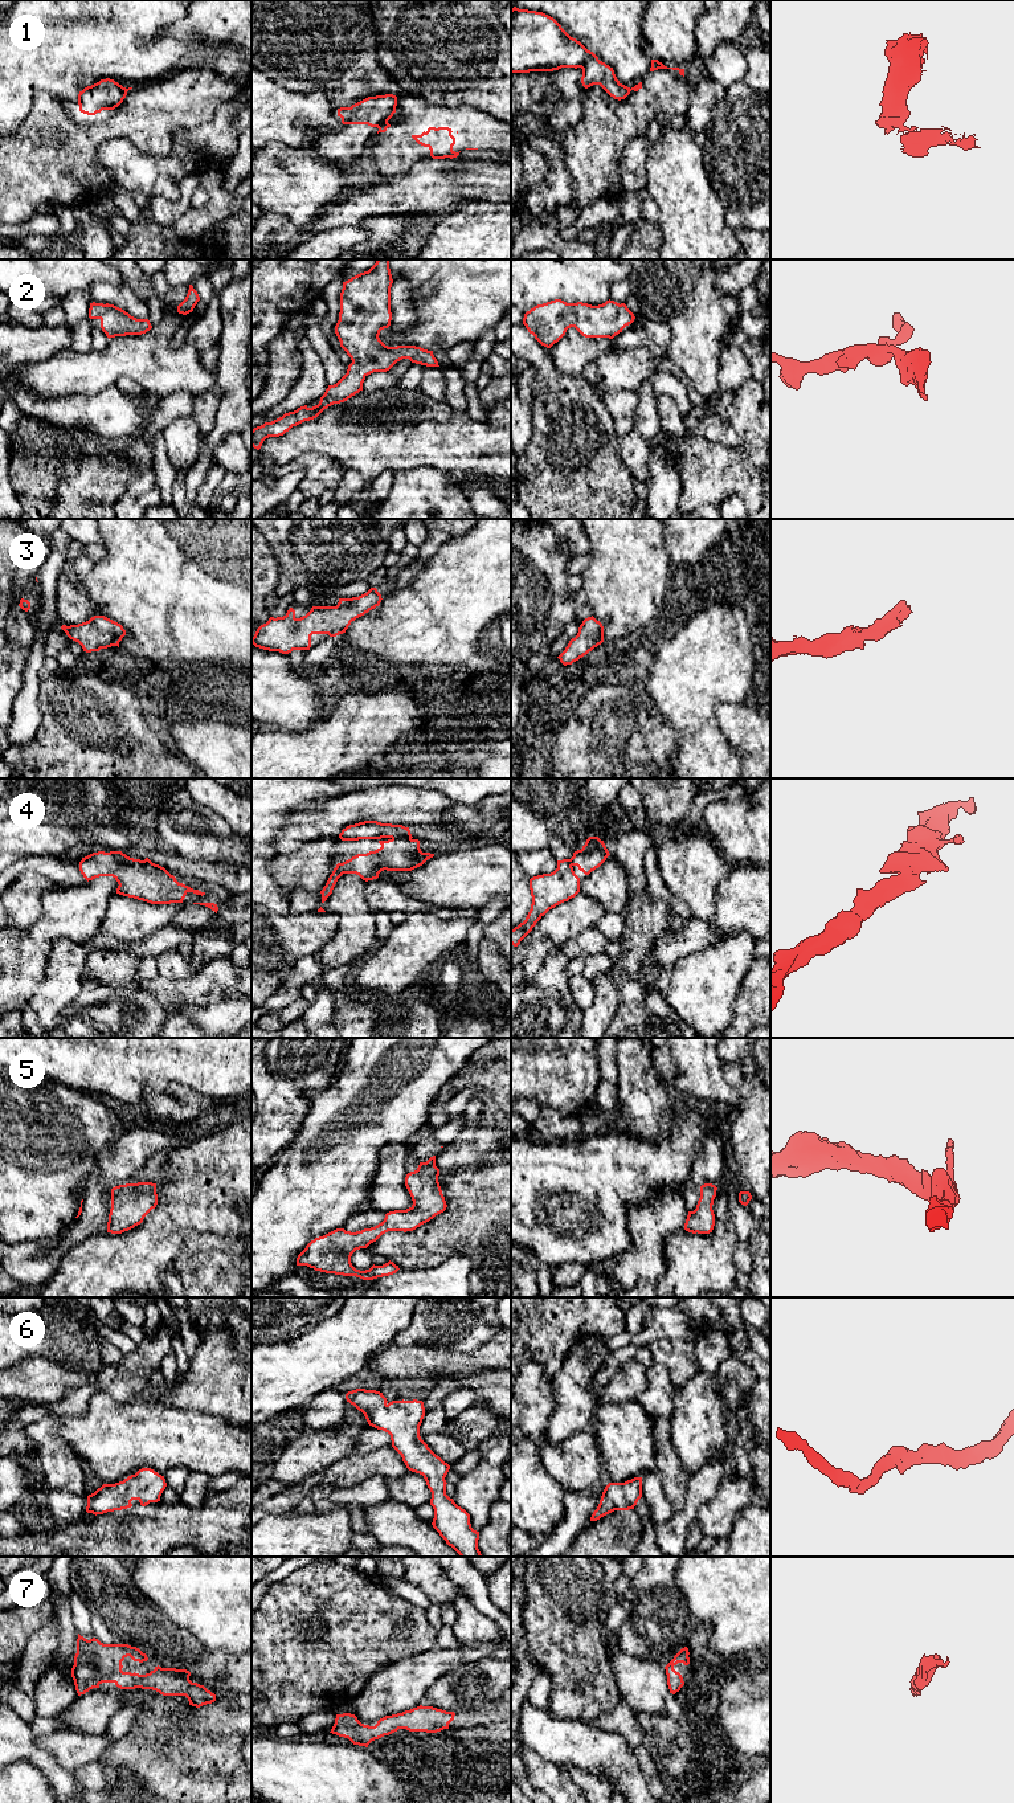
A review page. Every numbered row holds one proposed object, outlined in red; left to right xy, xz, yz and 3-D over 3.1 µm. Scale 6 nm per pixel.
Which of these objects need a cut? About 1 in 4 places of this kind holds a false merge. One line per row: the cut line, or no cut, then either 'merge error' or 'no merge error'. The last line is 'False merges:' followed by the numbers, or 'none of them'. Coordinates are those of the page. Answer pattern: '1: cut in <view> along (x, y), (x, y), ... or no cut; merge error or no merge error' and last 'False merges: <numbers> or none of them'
1: cut in xz along (387, 121), (379, 129); merge error
2: no cut; no merge error
3: no cut; no merge error
4: no cut; no merge error
5: no cut; no merge error
6: no cut; no merge error
7: no cut; no merge error
False merges: 1

